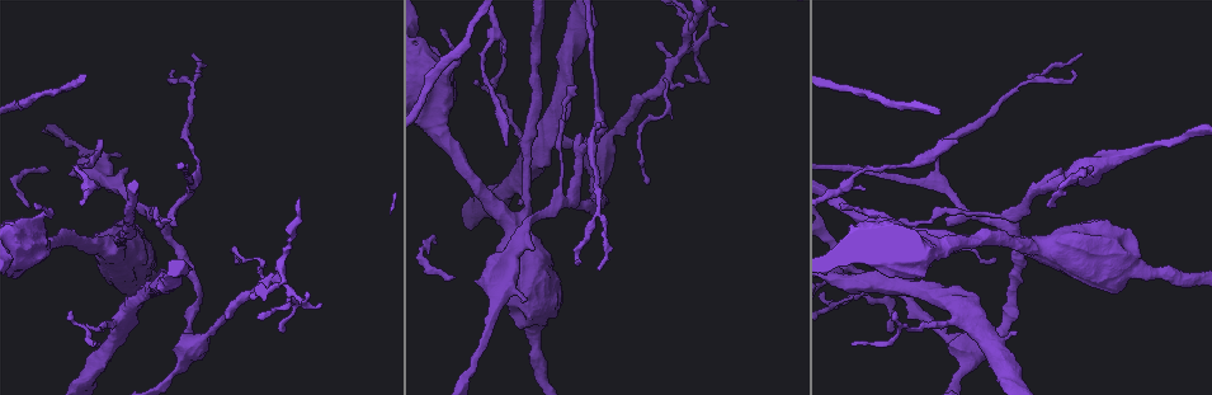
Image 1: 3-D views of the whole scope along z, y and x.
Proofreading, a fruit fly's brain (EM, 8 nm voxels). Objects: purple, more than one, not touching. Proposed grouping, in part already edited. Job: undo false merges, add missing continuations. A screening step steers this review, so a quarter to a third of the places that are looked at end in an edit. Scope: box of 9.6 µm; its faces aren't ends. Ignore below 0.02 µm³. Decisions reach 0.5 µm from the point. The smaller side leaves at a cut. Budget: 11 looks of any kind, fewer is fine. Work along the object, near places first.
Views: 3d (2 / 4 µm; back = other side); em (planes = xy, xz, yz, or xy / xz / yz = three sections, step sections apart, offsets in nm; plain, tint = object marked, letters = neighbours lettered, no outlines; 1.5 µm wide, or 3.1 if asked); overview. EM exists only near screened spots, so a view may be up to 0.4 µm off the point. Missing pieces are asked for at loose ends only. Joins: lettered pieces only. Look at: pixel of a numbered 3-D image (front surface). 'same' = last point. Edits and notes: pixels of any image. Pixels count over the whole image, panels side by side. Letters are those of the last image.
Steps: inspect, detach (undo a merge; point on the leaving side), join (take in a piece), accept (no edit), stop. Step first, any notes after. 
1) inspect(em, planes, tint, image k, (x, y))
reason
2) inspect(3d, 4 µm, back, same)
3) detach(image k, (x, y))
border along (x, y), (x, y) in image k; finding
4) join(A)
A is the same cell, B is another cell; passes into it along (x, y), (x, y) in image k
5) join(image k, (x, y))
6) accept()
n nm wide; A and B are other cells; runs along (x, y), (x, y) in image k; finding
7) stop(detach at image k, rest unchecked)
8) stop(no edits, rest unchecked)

inspect(em, xy, step 8, tint, image 1, (562, 158))
thin neck

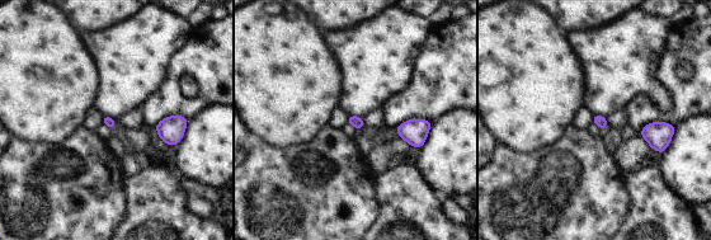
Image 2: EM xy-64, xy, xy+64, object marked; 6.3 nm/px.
inspect(em, planes, letters, same)

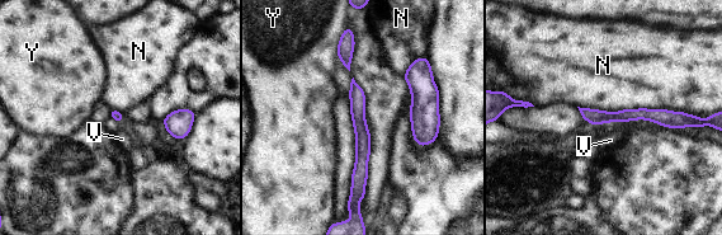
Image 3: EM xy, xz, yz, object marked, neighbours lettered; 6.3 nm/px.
accept()
N touches over 700 nm; N, V and Y are other cells; one neuron here

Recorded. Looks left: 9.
inspect(3d, 4 µm, image 1, (843, 203))
free end

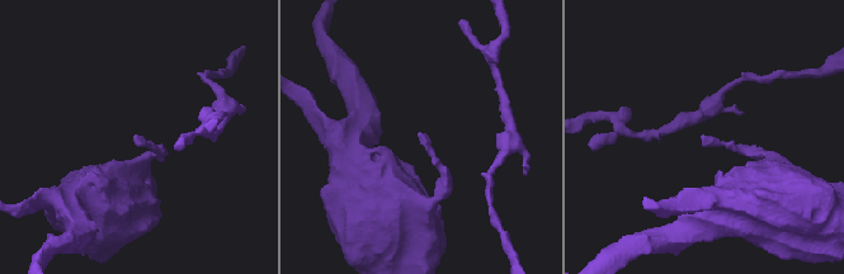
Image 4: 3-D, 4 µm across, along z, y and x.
inspect(em, planes, letters, image 4, (706, 136))

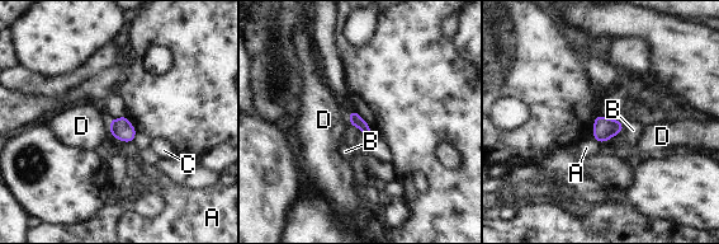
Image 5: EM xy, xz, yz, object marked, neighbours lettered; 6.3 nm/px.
accept()
A, B, C and D are other cells; border along (109, 120), (109, 132), (112, 135) in image 5; none of them fits

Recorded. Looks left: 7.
inspect(3d, 2 µm, image 1, (70, 310))
free end

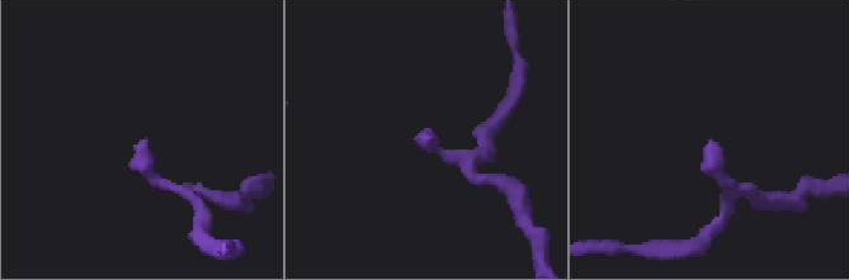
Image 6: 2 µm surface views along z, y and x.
inspect(em, planes, plain, image 6, (710, 140))

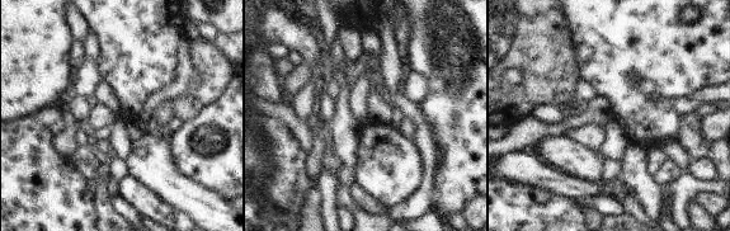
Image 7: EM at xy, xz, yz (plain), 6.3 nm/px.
inspect(em, planes, letters, same)

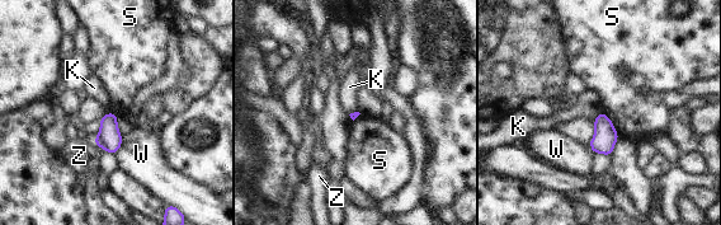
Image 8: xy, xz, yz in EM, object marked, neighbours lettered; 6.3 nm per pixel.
accept()
K, S, W and Z are other cells; border along (601, 111), (593, 120) in image 8; no lettered piece goes on from it

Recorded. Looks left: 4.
inspect(em, planes, tint, image 1, (250, 296))

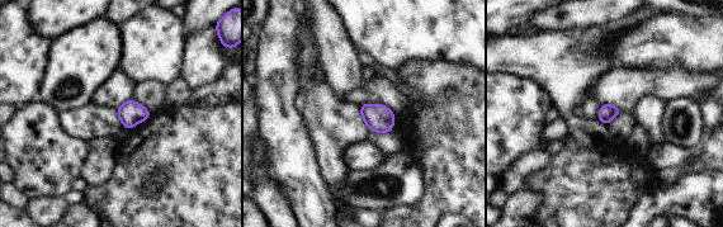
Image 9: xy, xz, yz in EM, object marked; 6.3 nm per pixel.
inspect(em, planes, letters, same)

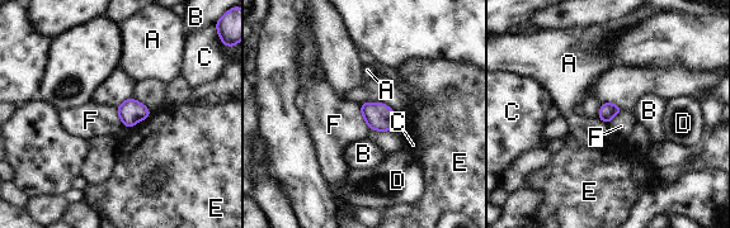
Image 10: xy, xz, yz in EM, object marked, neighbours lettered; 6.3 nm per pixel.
accept()
A, B, C, D, E and F are other cells; none of them fits

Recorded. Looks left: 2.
stop(no edits, rest unchecked)

